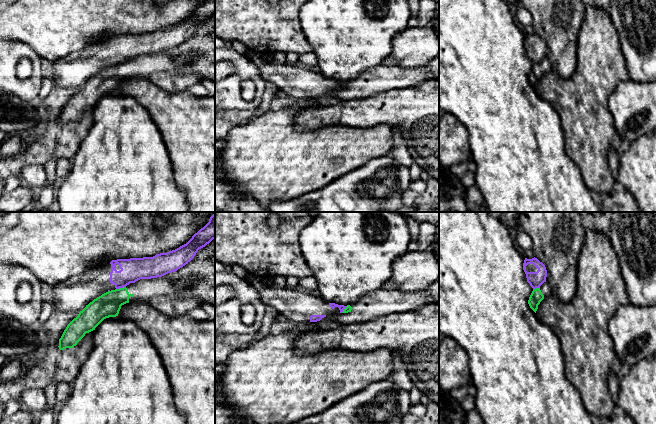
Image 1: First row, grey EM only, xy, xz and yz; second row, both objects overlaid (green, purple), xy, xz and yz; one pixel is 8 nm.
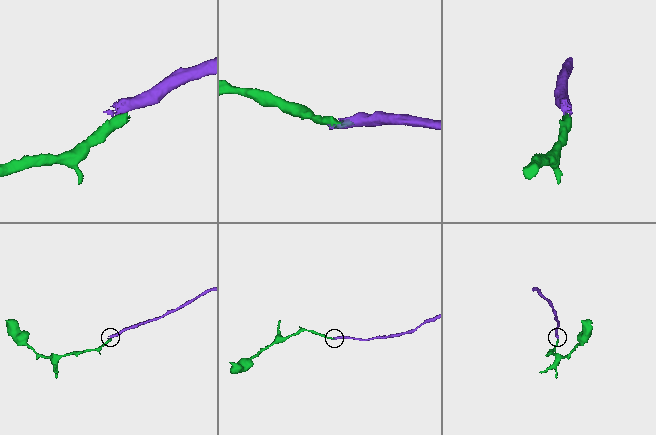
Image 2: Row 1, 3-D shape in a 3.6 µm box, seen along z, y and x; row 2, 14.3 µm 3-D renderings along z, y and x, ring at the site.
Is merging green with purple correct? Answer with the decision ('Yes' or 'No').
No

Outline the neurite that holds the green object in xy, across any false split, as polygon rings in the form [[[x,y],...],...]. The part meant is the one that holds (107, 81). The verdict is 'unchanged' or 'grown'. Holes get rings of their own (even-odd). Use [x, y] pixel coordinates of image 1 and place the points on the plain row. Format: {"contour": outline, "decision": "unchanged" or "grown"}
{"contour": [[[163,53],[140,55],[126,63],[108,67],[79,88],[59,115],[59,125],[74,124],[77,119],[106,94],[116,93],[121,82],[131,76],[148,77],[151,73],[174,73],[183,70],[187,57],[169,57]]], "decision": "grown"}

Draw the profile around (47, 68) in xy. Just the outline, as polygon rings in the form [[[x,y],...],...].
[[[41,58],[42,64],[42,86],[38,99],[44,99],[53,89],[53,65],[52,62]]]

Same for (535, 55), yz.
[[[525,34],[523,46],[526,50],[527,58],[533,65],[540,64],[546,58],[547,46],[545,41],[537,34]]]

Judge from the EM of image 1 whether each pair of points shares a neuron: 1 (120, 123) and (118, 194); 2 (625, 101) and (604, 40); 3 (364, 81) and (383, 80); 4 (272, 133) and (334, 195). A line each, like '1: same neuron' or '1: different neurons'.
1: same neuron
2: different neurons
3: same neuron
4: different neurons

